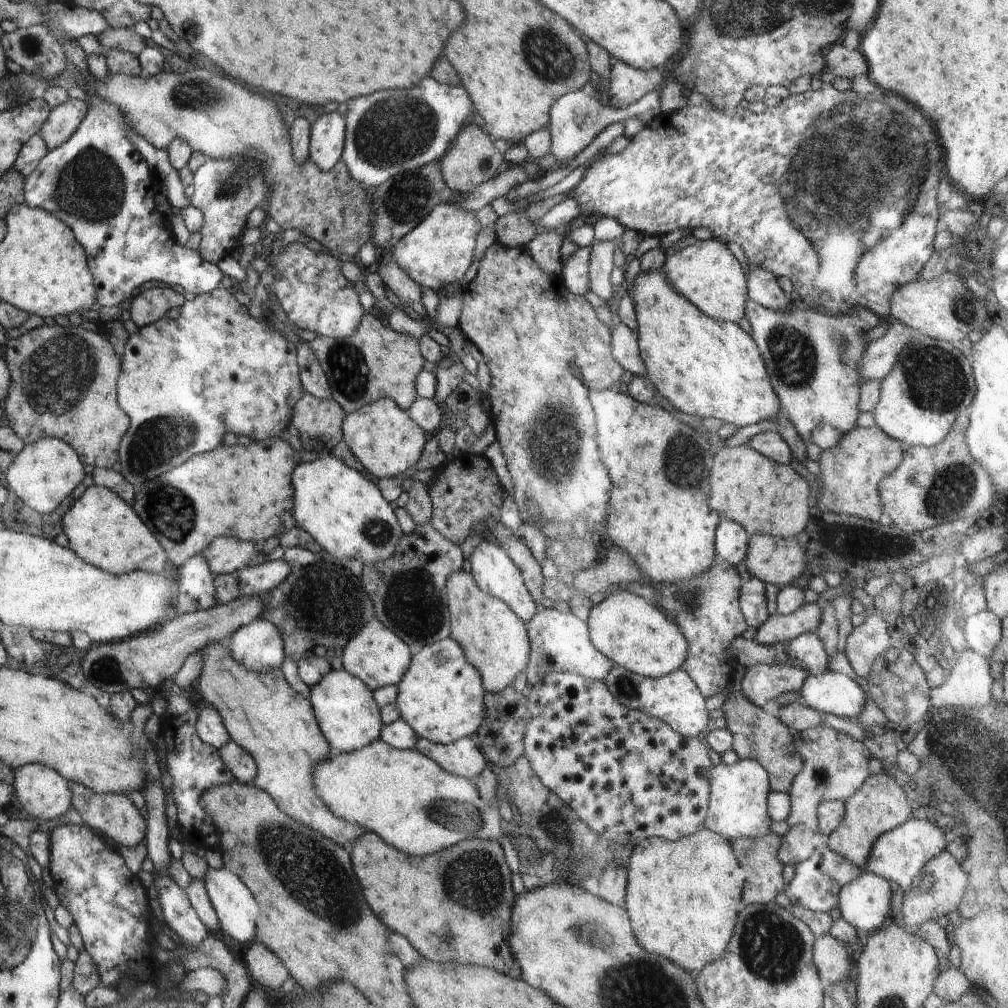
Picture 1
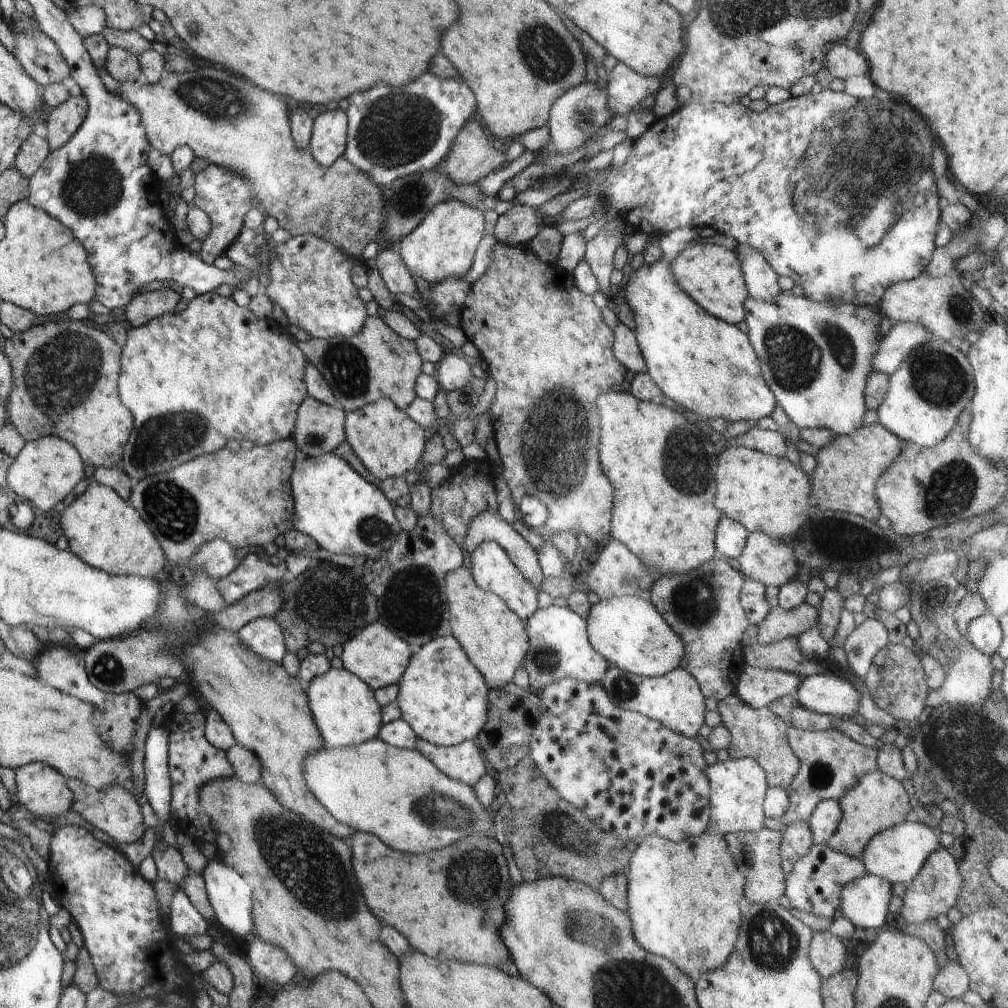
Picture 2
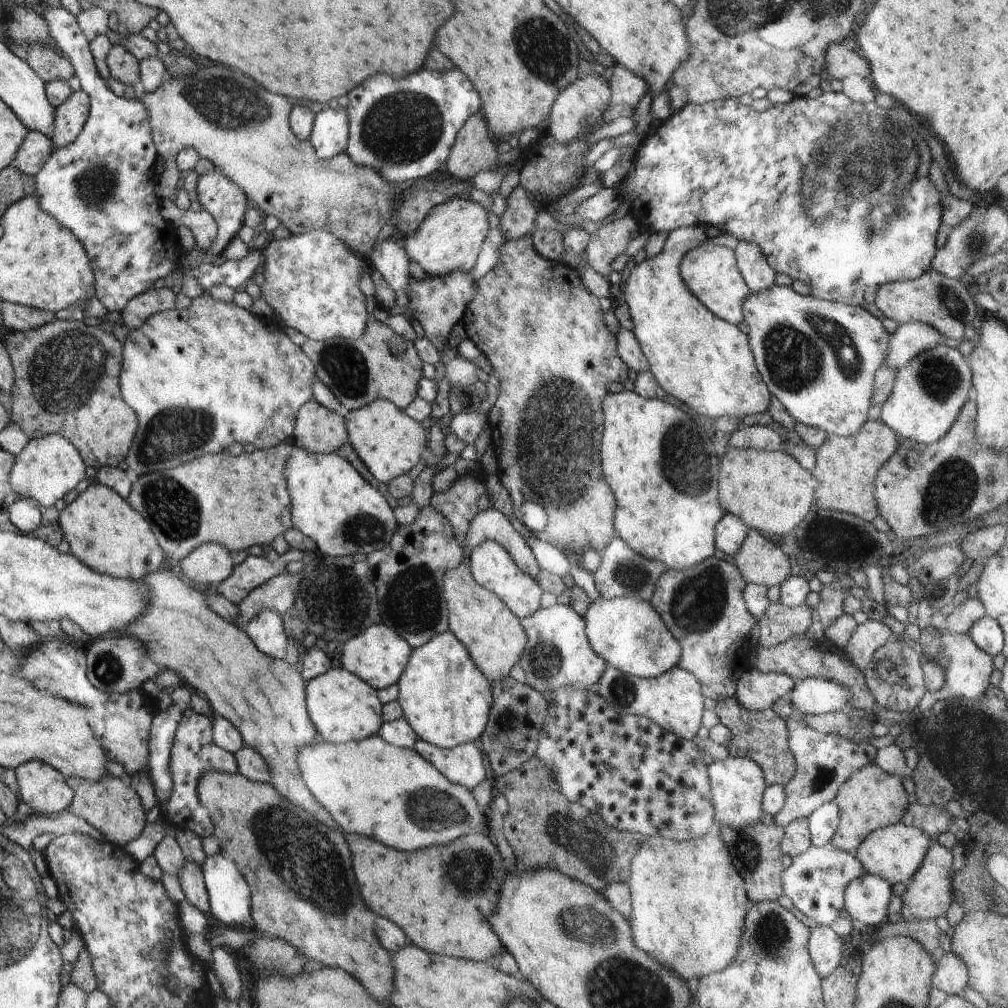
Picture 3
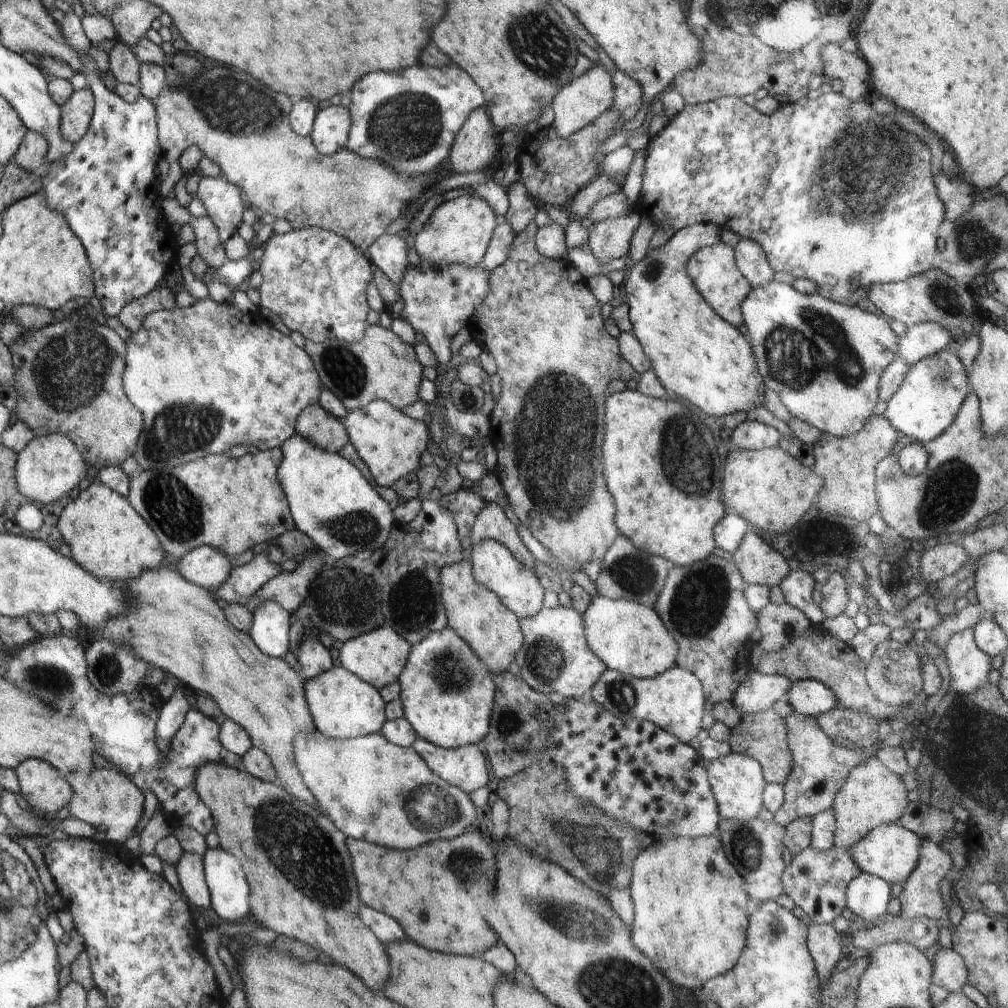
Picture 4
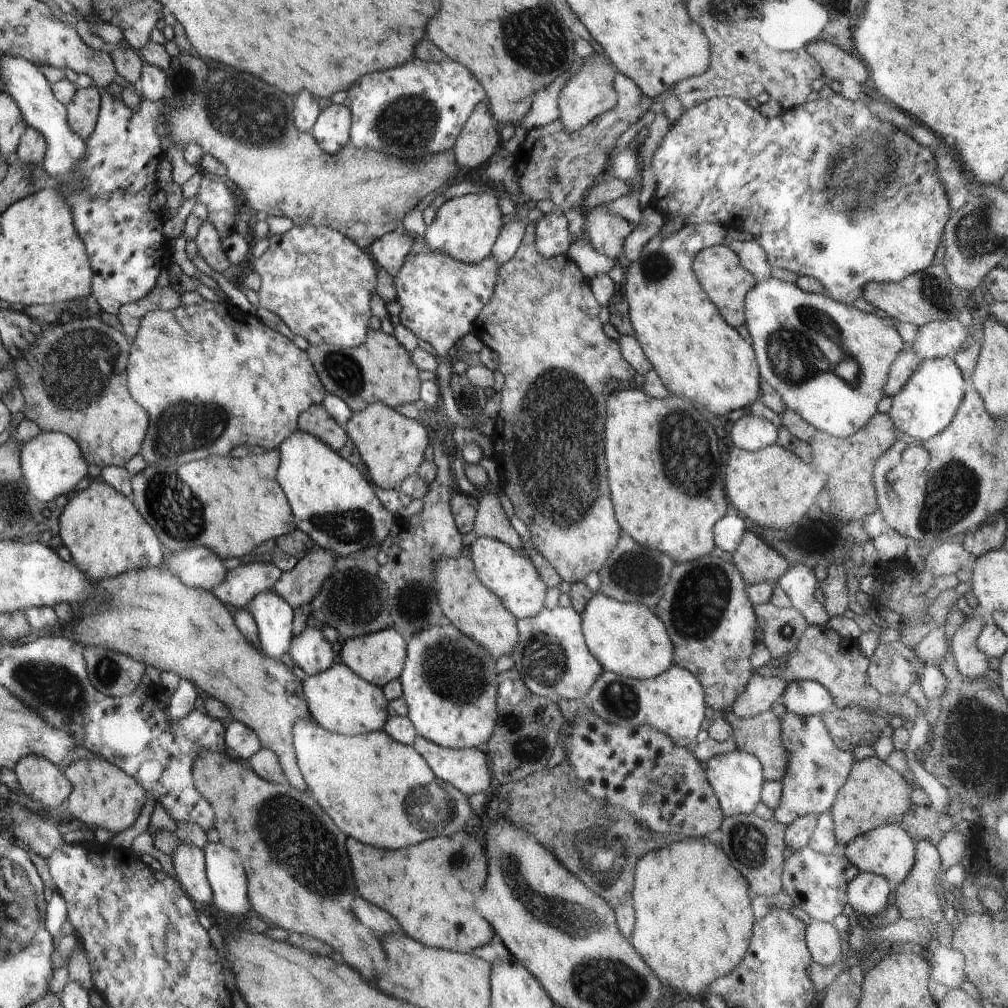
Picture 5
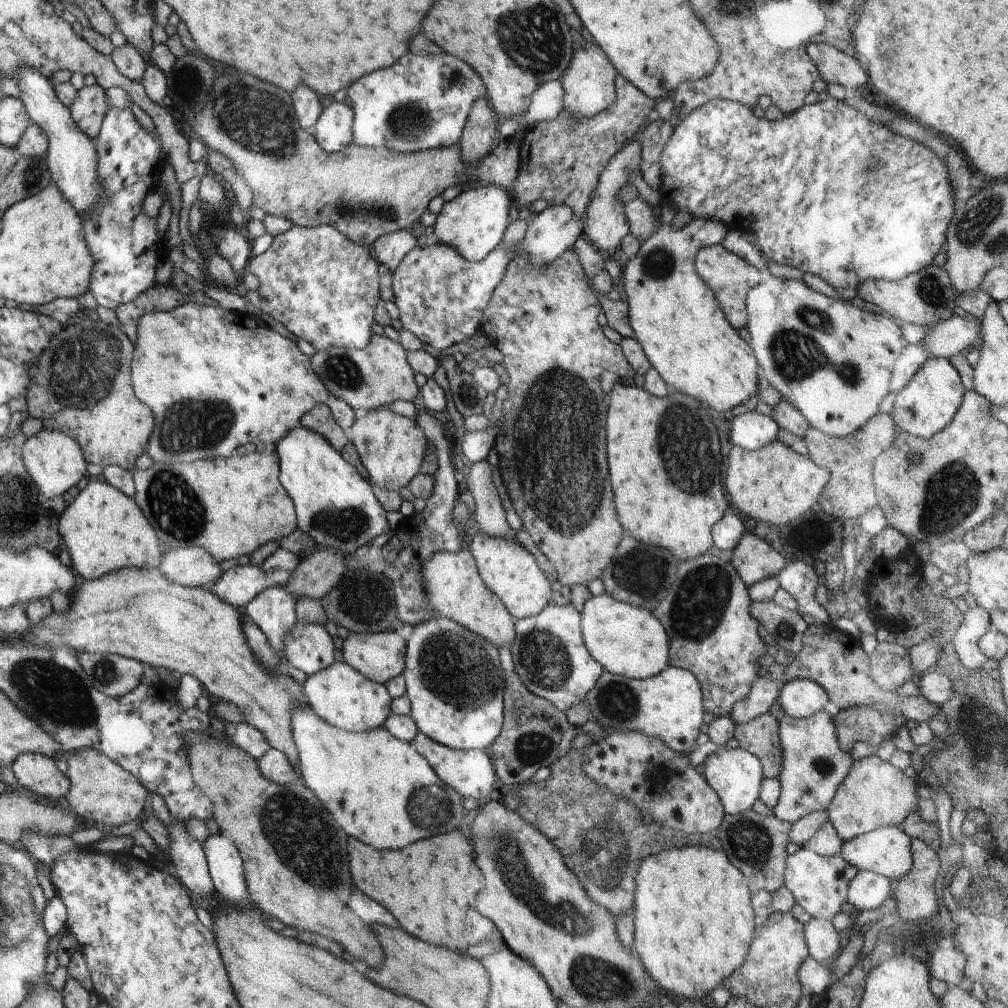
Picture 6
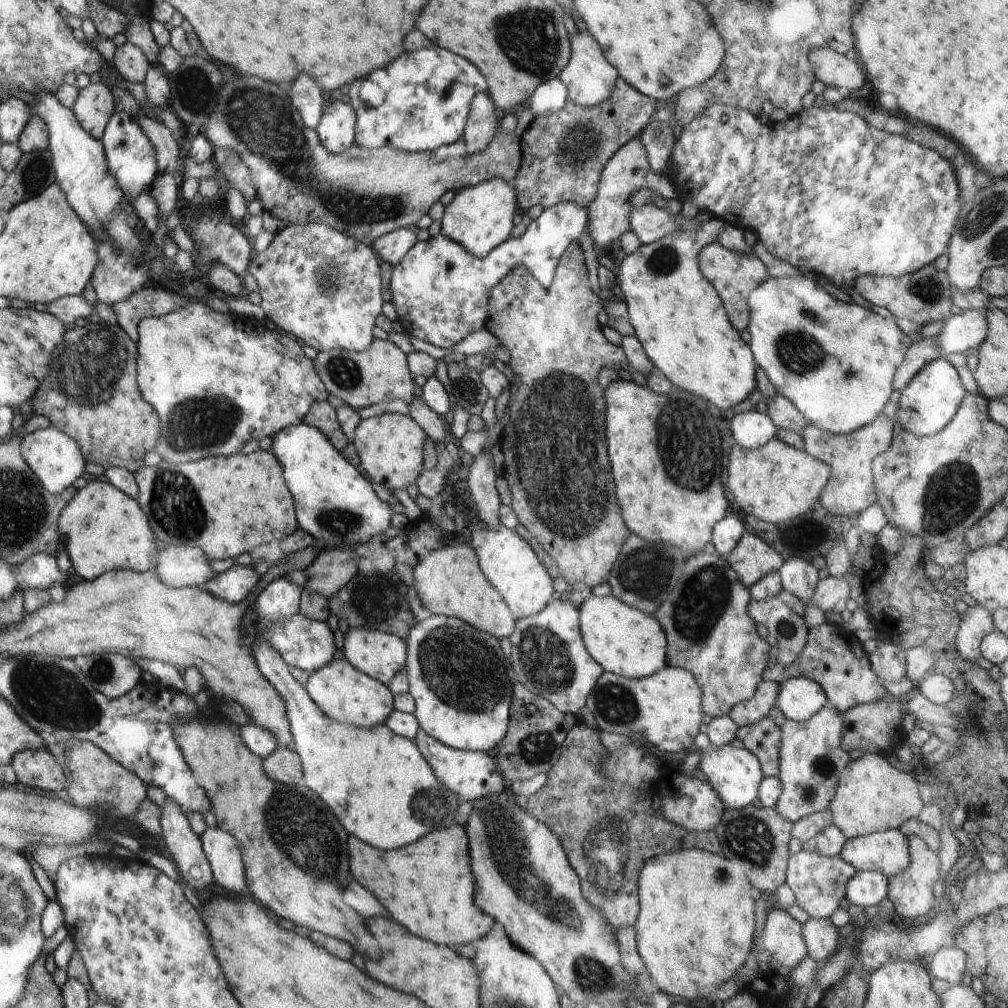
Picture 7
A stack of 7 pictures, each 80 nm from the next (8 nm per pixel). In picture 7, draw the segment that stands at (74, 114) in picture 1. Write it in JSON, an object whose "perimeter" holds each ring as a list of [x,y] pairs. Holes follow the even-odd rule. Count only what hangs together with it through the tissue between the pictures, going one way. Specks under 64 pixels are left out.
{"perimeter":[[[104,81],[88,83],[79,89],[72,110],[83,128],[96,140],[102,140],[107,124],[114,115],[114,97]]]}

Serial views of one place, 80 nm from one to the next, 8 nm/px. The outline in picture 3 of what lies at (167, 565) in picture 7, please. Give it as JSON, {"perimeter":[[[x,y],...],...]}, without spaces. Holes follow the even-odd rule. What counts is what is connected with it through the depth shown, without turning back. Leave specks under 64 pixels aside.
{"perimeter":[[[202,544],[176,563],[190,580],[212,589],[231,575],[230,552],[218,544]]]}

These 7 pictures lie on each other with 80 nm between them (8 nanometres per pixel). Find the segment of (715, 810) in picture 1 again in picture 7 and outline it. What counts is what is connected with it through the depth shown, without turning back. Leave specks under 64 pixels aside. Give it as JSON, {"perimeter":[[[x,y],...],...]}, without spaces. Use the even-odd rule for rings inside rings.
{"perimeter":[[[731,743],[724,746],[709,745],[702,752],[700,770],[706,774],[710,786],[717,792],[726,808],[740,810],[752,805],[756,800],[760,783],[765,777],[759,760],[747,748],[737,748]]]}

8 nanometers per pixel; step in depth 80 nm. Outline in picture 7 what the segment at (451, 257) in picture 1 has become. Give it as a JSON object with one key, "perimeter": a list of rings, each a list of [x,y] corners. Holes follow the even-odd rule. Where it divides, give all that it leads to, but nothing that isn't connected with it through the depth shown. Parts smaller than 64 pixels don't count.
{"perimeter":[[[490,179],[486,182],[466,187],[457,192],[452,202],[445,206],[444,215],[441,219],[441,233],[452,239],[454,242],[461,244],[470,254],[478,258],[488,256],[488,253],[502,244],[506,239],[511,237],[510,232],[514,228],[514,215],[521,212],[517,202],[517,192],[512,183],[502,179]]]}

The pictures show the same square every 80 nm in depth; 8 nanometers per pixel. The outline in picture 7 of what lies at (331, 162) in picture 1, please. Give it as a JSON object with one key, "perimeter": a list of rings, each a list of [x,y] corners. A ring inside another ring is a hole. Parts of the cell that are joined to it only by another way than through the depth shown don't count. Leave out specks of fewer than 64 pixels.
{"perimeter":[[[332,102],[315,128],[324,148],[337,153],[348,150],[354,144],[357,116],[350,103]]]}

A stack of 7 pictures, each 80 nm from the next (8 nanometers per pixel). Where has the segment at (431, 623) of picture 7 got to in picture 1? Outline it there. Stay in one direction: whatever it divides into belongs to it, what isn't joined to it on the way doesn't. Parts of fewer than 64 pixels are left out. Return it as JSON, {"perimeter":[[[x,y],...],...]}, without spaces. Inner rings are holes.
{"perimeter":[[[452,638],[424,646],[415,655],[402,680],[397,684],[397,701],[395,704],[404,719],[419,738],[433,743],[447,745],[456,742],[462,737],[471,737],[480,728],[485,713],[485,688],[482,677],[465,657],[462,647]]]}

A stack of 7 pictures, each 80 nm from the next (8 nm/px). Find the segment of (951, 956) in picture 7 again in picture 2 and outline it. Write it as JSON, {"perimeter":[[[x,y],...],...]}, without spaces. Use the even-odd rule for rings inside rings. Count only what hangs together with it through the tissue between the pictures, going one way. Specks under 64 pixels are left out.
{"perimeter":[[[949,960],[933,980],[933,989],[938,990],[947,999],[962,999],[969,988],[968,973],[958,961]]]}

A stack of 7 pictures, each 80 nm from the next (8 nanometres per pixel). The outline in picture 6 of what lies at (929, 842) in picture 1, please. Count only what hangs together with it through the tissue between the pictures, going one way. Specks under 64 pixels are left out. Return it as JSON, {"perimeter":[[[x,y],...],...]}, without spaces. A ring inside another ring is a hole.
{"perimeter":[[[878,827],[867,833],[862,833],[849,841],[843,841],[842,858],[858,871],[872,871],[884,875],[891,881],[906,876],[913,865],[911,851],[912,839],[900,830],[900,827]]]}

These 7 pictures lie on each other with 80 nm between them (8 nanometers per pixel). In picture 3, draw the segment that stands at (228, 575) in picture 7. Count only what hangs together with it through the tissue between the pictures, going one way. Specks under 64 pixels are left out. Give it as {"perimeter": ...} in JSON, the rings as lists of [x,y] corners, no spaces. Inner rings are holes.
{"perimeter":[[[250,555],[236,565],[235,571],[226,580],[215,587],[215,592],[235,605],[240,604],[255,588],[284,574],[286,570],[286,564],[272,556]]]}

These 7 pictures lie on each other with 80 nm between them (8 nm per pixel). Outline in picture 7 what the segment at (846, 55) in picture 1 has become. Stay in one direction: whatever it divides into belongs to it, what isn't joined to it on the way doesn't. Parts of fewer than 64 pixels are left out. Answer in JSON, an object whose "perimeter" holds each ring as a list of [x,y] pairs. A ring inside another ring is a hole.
{"perimeter":[[[830,47],[812,49],[809,61],[816,80],[823,82],[826,87],[849,92],[858,90],[866,82],[867,77],[855,60]]]}

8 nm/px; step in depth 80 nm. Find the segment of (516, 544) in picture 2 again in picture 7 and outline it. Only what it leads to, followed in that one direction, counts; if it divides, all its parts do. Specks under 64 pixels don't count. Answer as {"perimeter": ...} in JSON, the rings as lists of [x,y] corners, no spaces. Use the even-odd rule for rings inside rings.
{"perimeter":[[[490,446],[474,457],[467,483],[468,491],[471,492],[471,498],[475,503],[477,521],[496,530],[502,524],[499,522],[501,502],[496,490],[497,474],[493,464]]]}

